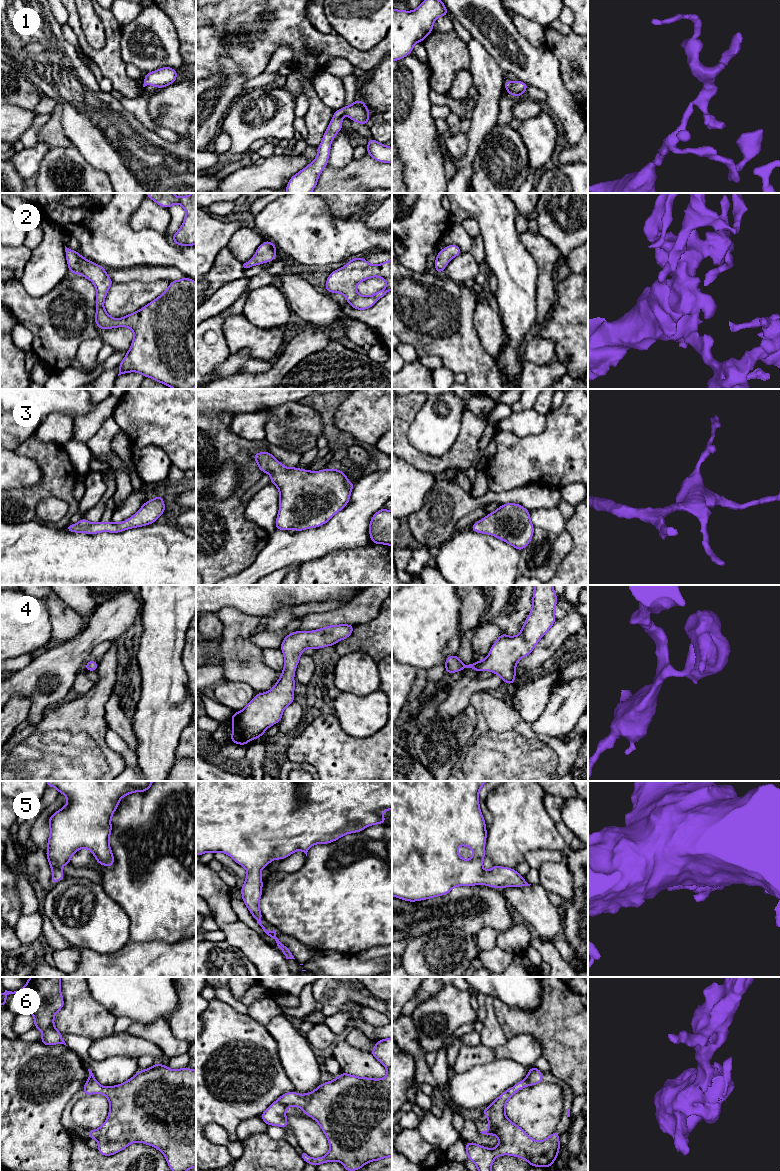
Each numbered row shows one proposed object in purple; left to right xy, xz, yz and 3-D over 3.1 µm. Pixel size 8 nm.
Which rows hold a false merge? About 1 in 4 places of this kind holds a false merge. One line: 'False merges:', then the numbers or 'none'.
False merges: none

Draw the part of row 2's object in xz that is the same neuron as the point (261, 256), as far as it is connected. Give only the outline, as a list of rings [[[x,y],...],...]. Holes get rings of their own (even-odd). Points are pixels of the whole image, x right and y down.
[[[265,240],[261,244],[252,259],[243,264],[244,268],[250,268],[259,264],[271,262],[276,259],[276,251],[279,250],[272,242]]]

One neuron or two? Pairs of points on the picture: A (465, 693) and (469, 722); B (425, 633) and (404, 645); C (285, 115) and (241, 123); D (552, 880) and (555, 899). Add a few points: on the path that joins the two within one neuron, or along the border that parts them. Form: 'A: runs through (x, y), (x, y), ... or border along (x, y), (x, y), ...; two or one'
A: border along (469, 703), (458, 713), (447, 719); two
B: runs through (420, 633), (416, 633), (409, 640); one
C: runs through (274, 115), (255, 115), (252, 117); one
D: border along (548, 892), (554, 892), (563, 901); two

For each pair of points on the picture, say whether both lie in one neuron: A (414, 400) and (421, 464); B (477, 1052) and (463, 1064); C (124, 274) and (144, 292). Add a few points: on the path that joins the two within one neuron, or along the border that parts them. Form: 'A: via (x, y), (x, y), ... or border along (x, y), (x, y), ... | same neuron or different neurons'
A: via (402, 416), (402, 445), (405, 448) | same neuron
B: via (474, 1054), (466, 1061) | same neuron
C: border along (156, 281), (114, 283) | different neurons

